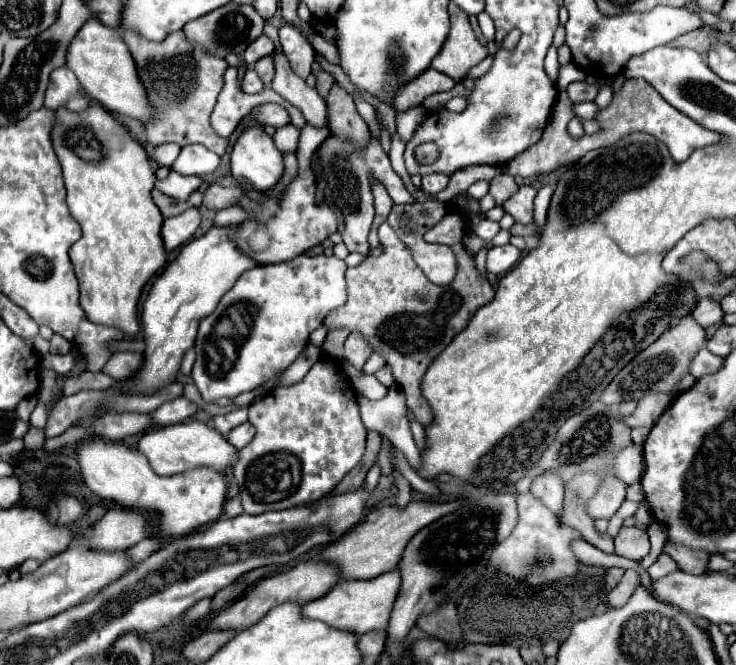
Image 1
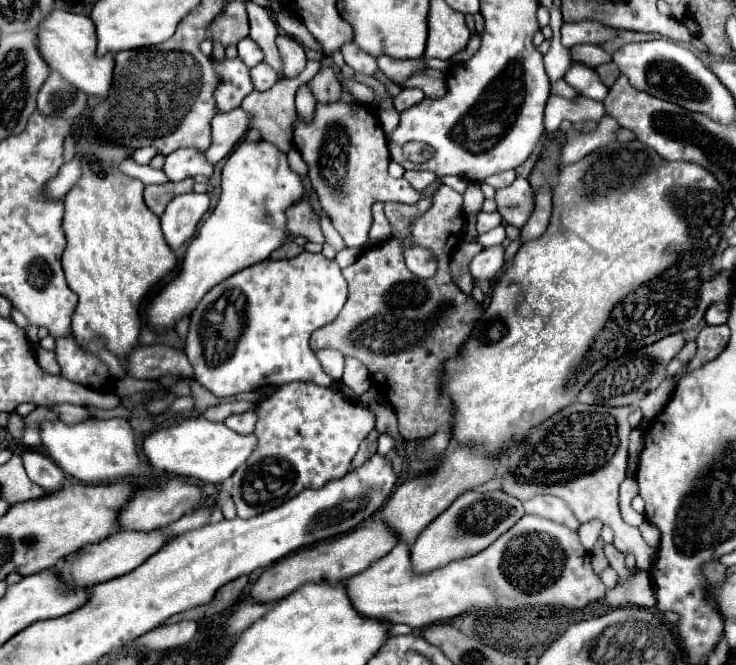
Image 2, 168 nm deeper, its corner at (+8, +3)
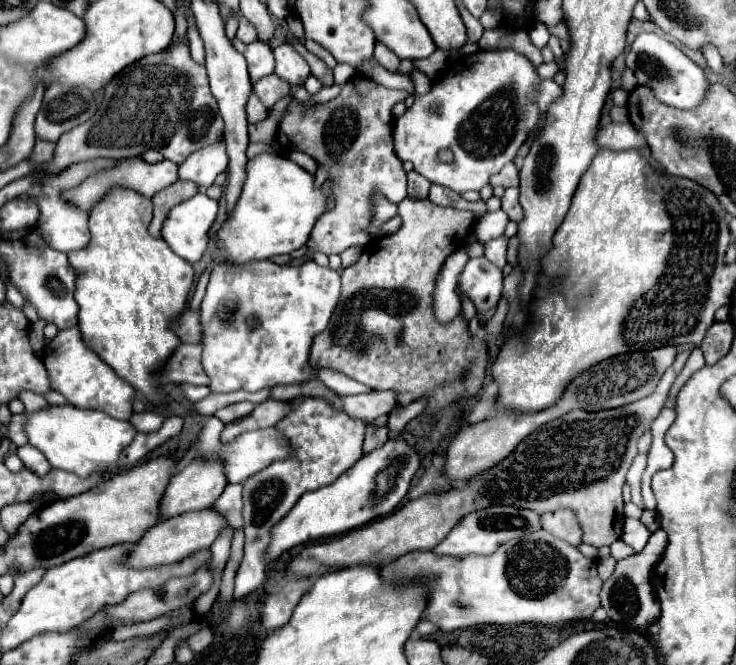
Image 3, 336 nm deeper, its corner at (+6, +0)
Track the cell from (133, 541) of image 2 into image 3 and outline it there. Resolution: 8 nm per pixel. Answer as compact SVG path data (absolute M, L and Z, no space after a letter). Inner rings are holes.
M204 509L204 511L192 511L186 515L178 515L178 517L170 517L154 527L150 527L144 537L134 543L130 547L130 555L126 559L126 563L134 569L146 569L146 567L160 567L160 565L172 565L176 561L182 561L186 557L190 557L196 551L208 549L214 539L218 537L218 533L226 527L226 519L216 513L214 509Z

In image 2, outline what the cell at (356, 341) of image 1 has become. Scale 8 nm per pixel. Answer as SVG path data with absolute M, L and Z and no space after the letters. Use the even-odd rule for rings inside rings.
M346 358L346 368L344 368L344 378L342 382L352 388L358 396L364 394L370 388L370 376L368 370L354 358Z

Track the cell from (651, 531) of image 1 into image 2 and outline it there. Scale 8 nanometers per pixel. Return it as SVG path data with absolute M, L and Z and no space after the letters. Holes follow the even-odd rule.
M644 570L634 572L630 582L620 584L612 590L606 590L602 604L606 608L620 608L626 604L634 604L634 606L642 606L642 608L654 608L656 606L656 594L654 594L650 574Z

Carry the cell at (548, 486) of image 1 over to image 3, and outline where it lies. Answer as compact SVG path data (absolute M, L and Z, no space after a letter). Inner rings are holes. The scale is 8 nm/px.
M564 507L564 509L542 513L540 521L542 521L542 529L572 543L574 547L578 547L582 543L582 529L580 529L580 523L572 509Z

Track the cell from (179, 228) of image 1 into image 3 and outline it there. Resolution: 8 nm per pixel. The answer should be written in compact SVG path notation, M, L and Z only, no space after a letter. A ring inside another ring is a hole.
M196 193L188 201L178 203L170 209L164 225L162 237L188 263L196 263L208 245L208 229L216 219L218 203L208 195Z

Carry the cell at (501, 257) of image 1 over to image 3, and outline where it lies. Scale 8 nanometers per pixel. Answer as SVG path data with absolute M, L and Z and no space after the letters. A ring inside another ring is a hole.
M486 257L470 259L458 277L458 285L466 297L470 297L478 311L494 307L502 293L502 269Z

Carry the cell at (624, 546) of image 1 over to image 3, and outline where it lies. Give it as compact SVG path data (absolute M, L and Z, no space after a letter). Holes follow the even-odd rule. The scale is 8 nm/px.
M690 351L676 355L676 361L670 369L666 369L654 395L608 411L590 413L574 409L538 427L512 451L512 455L498 463L498 467L492 467L490 471L484 471L468 481L466 489L450 489L444 495L426 493L414 501L408 501L398 511L368 523L366 527L338 535L332 541L306 545L302 553L288 563L286 573L310 579L354 565L380 565L410 551L432 551L448 535L454 523L466 515L466 511L478 511L478 507L490 507L494 503L532 509L536 513L570 507L574 509L584 531L584 543L594 547L612 545L622 537L622 487L626 481L626 471L638 453L636 441L662 411L666 391L682 371L688 357Z

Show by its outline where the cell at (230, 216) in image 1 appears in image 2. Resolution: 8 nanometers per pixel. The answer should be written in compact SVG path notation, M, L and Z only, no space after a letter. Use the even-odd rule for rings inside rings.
M308 198L291 206L286 211L287 228L292 236L304 236L310 242L324 244L324 234L318 224L318 214L315 213Z

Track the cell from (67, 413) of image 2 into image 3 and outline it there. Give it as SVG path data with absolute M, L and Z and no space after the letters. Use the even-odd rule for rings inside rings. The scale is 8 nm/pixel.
M32 391L22 393L18 399L24 403L26 413L36 413L36 411L42 411L42 409L50 407L50 405L48 405L48 401L46 401L42 395L36 395L36 393L32 393Z

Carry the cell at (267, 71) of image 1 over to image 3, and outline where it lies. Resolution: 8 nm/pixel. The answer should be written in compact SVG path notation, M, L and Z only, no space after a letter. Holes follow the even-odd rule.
M272 73L254 83L254 93L270 109L280 97L286 97L290 93L290 83L286 83L276 73Z

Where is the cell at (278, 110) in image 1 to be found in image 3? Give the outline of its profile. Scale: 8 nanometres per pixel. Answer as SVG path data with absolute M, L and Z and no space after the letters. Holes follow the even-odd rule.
M218 141L208 147L198 149L192 153L182 165L180 165L180 179L194 181L196 185L212 185L214 179L224 173L228 167L228 155L226 155L226 143Z

